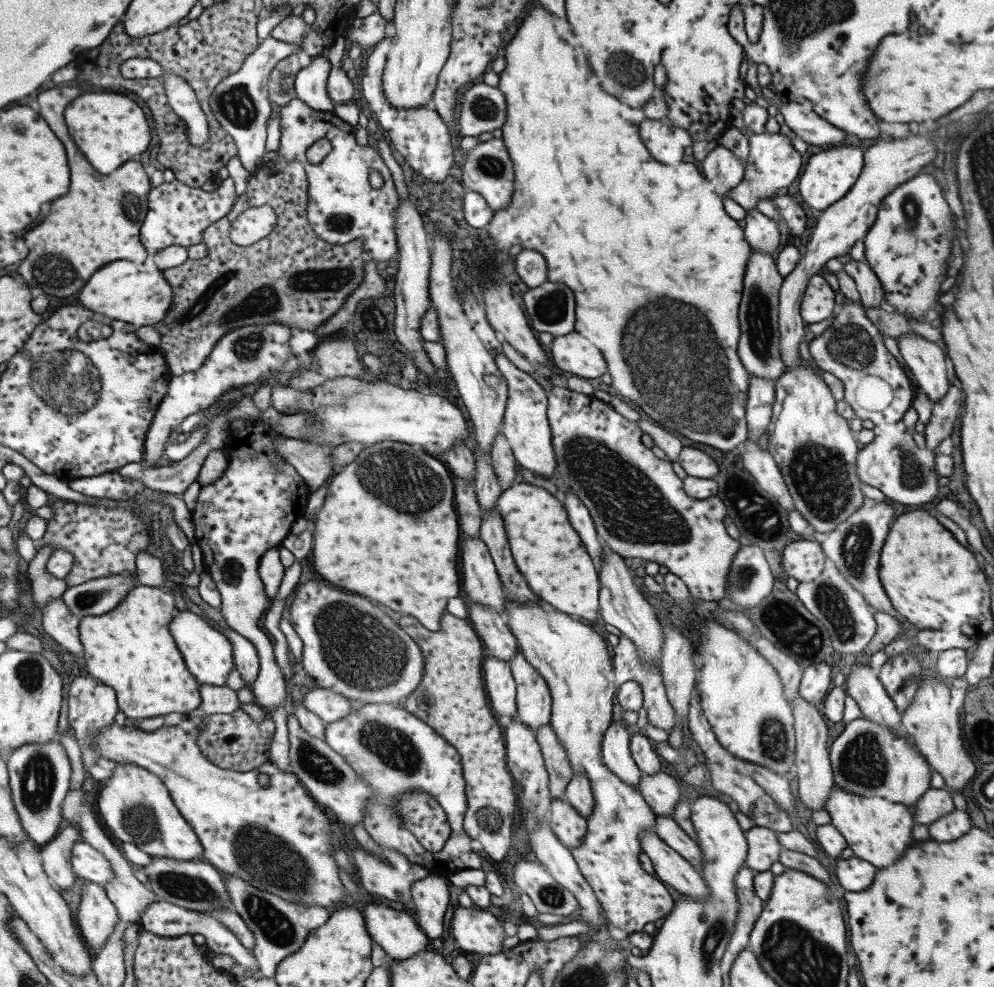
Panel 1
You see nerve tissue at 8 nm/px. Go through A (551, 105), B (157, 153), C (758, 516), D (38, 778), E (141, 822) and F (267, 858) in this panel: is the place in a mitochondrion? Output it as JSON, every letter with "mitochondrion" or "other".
{"A":"other","B":"other","C":"mitochondrion","D":"mitochondrion","E":"mitochondrion","F":"mitochondrion"}

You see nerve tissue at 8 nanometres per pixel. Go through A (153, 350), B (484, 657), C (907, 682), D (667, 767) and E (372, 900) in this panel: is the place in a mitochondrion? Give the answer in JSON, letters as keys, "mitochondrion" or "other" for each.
{"A":"other","B":"other","C":"mitochondrion","D":"other","E":"other"}

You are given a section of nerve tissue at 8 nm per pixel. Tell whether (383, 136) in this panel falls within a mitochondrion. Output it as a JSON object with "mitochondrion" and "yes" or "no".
{"mitochondrion":"no"}

